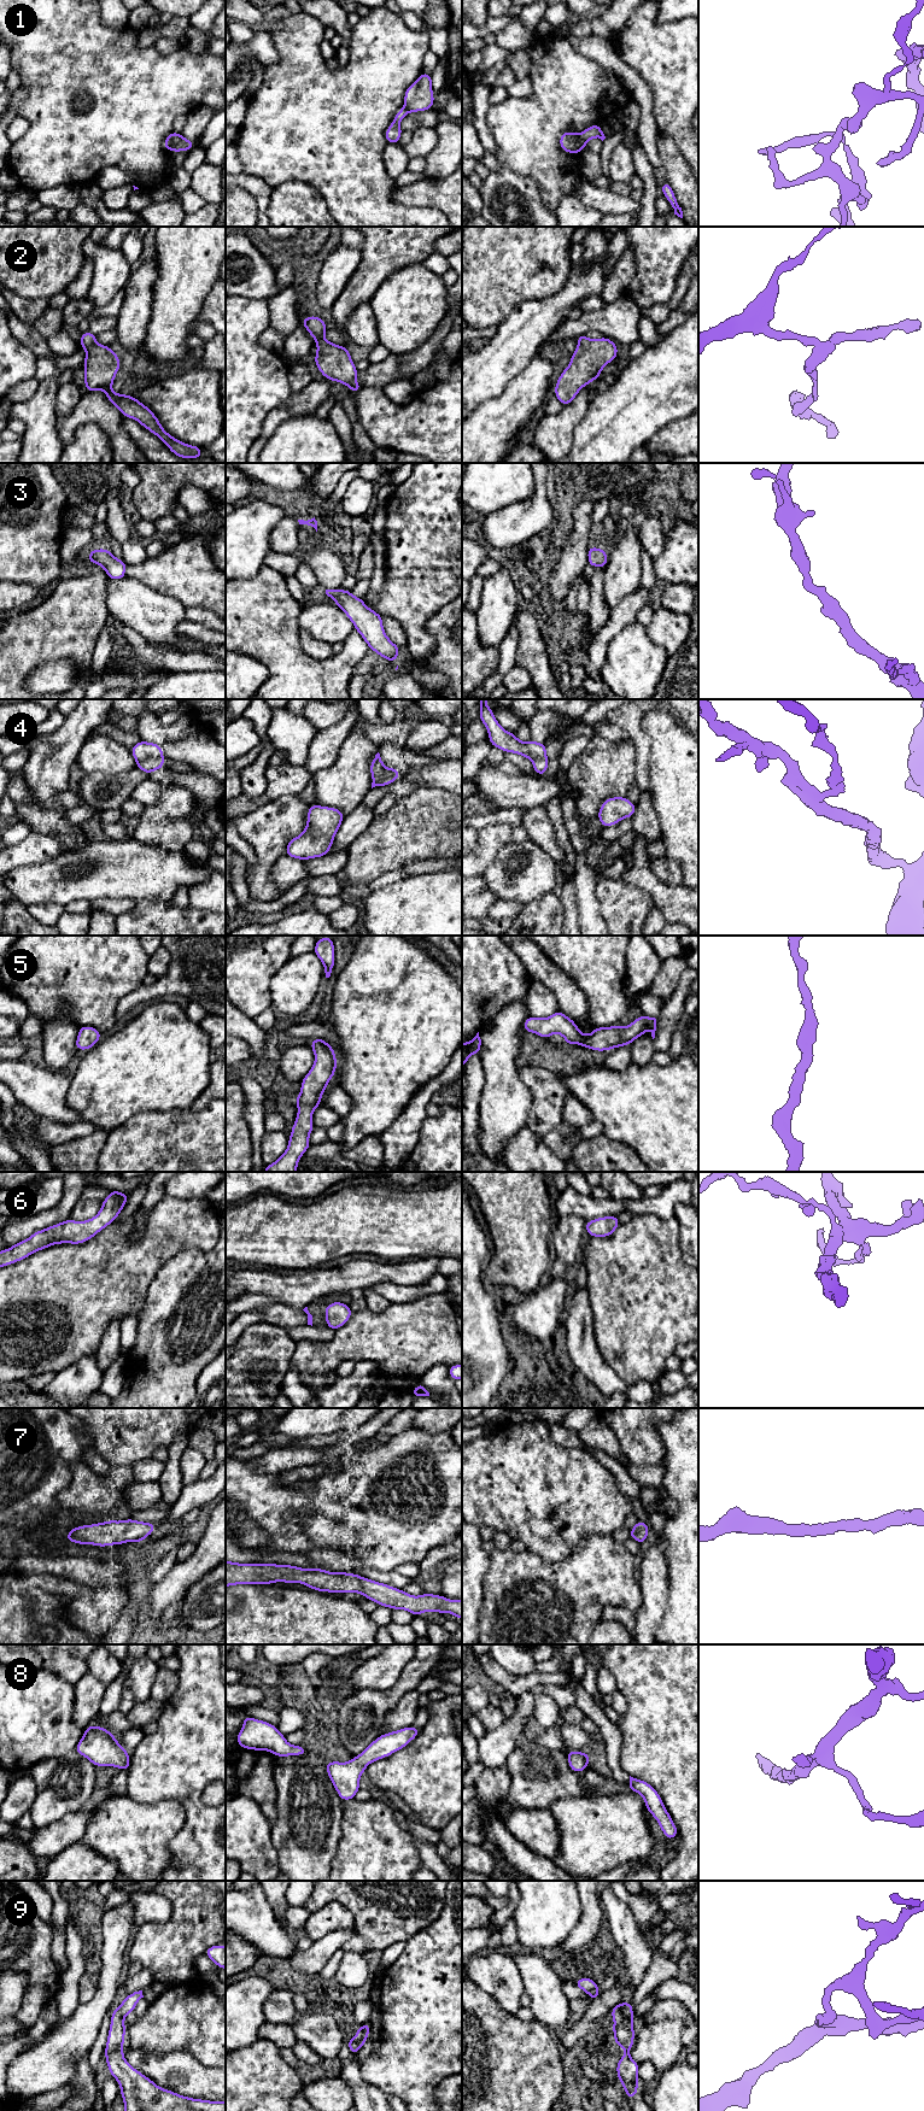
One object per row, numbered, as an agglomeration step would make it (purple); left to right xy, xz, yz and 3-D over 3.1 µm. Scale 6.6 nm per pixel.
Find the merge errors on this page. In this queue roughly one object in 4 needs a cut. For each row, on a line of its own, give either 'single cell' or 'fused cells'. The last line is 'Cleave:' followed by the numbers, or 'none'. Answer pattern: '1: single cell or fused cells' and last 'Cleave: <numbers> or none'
1: fused cells
2: single cell
3: single cell
4: fused cells
5: single cell
6: single cell
7: single cell
8: single cell
9: single cell
Cleave: 1, 4

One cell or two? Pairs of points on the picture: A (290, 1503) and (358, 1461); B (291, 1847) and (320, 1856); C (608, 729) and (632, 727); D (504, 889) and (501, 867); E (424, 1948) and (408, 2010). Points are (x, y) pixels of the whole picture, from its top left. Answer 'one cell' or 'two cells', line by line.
A: one cell
B: one cell
C: two cells
D: one cell
E: one cell

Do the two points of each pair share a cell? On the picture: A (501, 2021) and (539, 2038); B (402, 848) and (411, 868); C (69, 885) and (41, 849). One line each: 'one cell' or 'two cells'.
A: one cell
B: two cells
C: two cells

